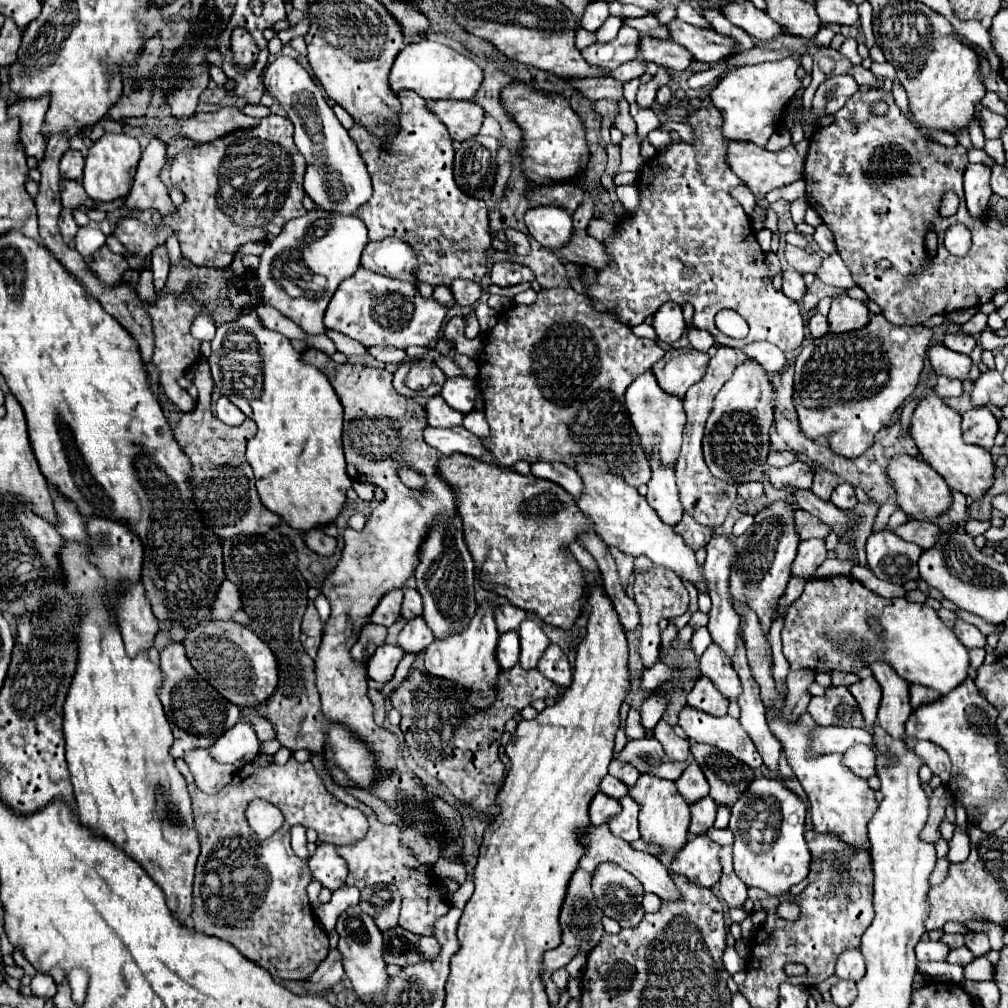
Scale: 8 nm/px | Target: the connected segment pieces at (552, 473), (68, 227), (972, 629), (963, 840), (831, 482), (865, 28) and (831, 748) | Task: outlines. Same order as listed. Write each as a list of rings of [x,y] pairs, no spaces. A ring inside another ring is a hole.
[[[532,464],[532,474],[560,484],[574,498],[580,498],[584,492],[584,482],[574,468],[566,468],[562,464]]]
[[[62,208],[58,226],[60,226],[60,232],[62,232],[62,236],[64,236],[66,244],[74,246],[74,236],[76,236],[76,232],[78,232],[78,224],[74,222],[74,216],[72,216],[72,208]]]
[[[956,620],[954,624],[954,634],[956,638],[966,646],[966,648],[978,648],[978,646],[986,646],[986,636],[974,626],[974,624],[968,624],[964,620]]]
[[[954,830],[954,838],[948,842],[950,850],[948,850],[948,860],[950,862],[962,862],[966,860],[970,848],[968,848],[968,834],[962,830]]]
[[[818,466],[816,474],[814,474],[812,492],[814,492],[816,496],[820,496],[822,500],[830,500],[830,492],[838,486],[838,482],[840,482],[840,478],[838,478],[834,472]]]
[[[868,2],[860,4],[860,24],[862,24],[862,32],[865,36],[865,44],[868,49],[872,48],[875,44],[873,34],[873,10]]]
[[[818,726],[818,736],[814,738],[814,752],[846,752],[848,748],[856,746],[856,744],[872,744],[872,736],[866,728],[844,728],[844,726]]]

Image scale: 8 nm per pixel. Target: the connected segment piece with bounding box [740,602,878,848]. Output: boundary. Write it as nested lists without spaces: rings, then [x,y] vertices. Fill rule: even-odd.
[[[740,602],[740,608],[742,608],[742,636],[744,636],[746,656],[748,656],[748,662],[750,662],[752,676],[760,686],[760,696],[762,696],[762,702],[768,710],[770,730],[780,740],[782,750],[788,758],[788,764],[792,766],[792,770],[794,770],[796,778],[800,780],[804,792],[808,794],[814,830],[838,834],[852,848],[854,846],[856,848],[868,848],[866,824],[870,822],[870,816],[874,814],[874,808],[878,808],[878,804],[874,800],[874,790],[868,786],[868,782],[864,778],[856,776],[850,768],[846,768],[842,764],[842,758],[844,758],[842,754],[820,754],[820,756],[810,754],[816,722],[812,720],[812,716],[808,712],[802,714],[794,722],[788,716],[784,716],[786,696],[780,694],[776,678],[772,674],[772,654],[770,654],[770,644],[766,640],[766,634],[762,630],[762,624],[760,624],[760,620],[754,614],[752,608],[748,608],[742,602]]]

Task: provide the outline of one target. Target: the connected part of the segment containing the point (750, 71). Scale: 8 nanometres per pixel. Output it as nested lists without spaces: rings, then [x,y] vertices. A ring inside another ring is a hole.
[[[784,58],[778,62],[740,66],[728,72],[710,92],[714,106],[724,116],[724,136],[730,140],[766,146],[770,136],[774,134],[774,122],[780,118],[786,102],[794,96],[794,92],[800,86],[800,80],[796,78],[796,68],[798,62],[794,58]]]

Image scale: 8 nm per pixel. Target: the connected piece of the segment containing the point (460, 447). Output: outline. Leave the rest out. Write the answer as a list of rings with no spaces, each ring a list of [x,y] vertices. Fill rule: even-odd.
[[[428,426],[424,432],[424,440],[444,456],[458,452],[472,458],[482,458],[486,454],[482,440],[472,432],[468,432],[464,426],[454,426],[446,430]]]

